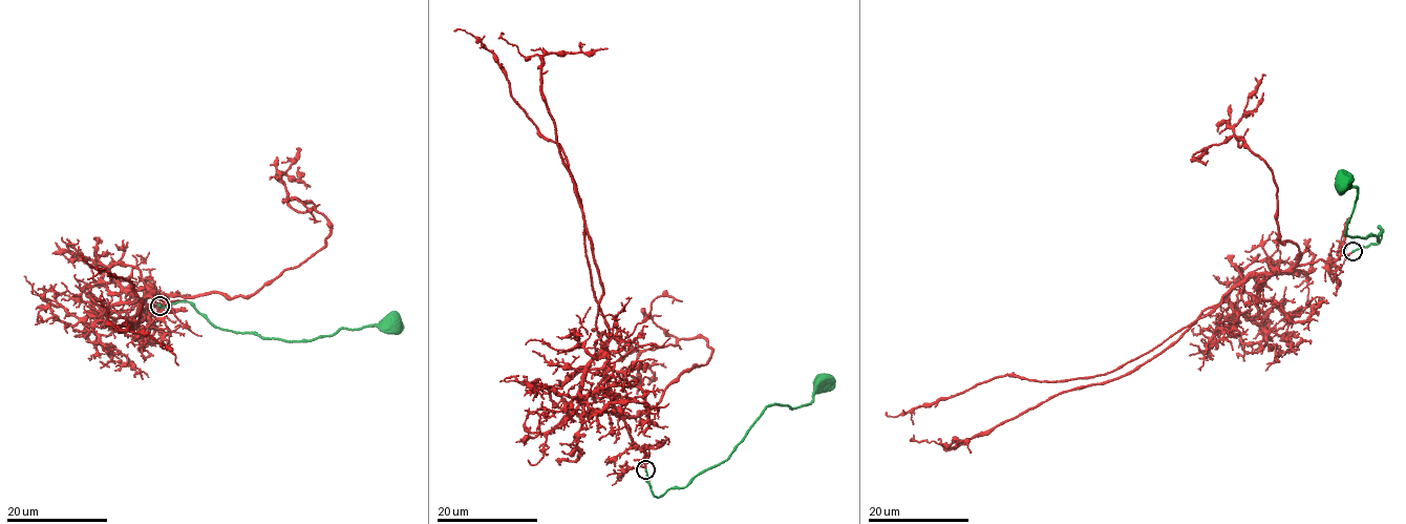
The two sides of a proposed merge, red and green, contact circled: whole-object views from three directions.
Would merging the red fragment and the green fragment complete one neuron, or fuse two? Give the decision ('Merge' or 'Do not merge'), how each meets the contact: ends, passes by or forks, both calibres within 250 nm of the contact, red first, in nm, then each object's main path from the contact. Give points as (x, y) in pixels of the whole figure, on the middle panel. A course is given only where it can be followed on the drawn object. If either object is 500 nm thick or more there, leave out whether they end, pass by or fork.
Merge. At the ring red ends. At the ring green ends. Thickness 180 nm (red) against 200 nm. Course of red: (645, 469), (644, 452), (610, 394), (596, 322), (603, 295), (540, 71), (551, 53), (608, 47). Course of green: (645, 470), (654, 496), (682, 487), (723, 462), (764, 409), (772, 405), (807, 405), (823, 381)

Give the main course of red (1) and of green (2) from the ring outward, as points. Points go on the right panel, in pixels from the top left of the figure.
1: (1351, 251), (1332, 262), (1251, 274), (1183, 335), (1122, 376), (1051, 395), (950, 444), (964, 440), (971, 452)
2: (1353, 251), (1379, 242), (1378, 227), (1383, 231), (1378, 240), (1373, 235), (1347, 235), (1359, 193), (1343, 184)

